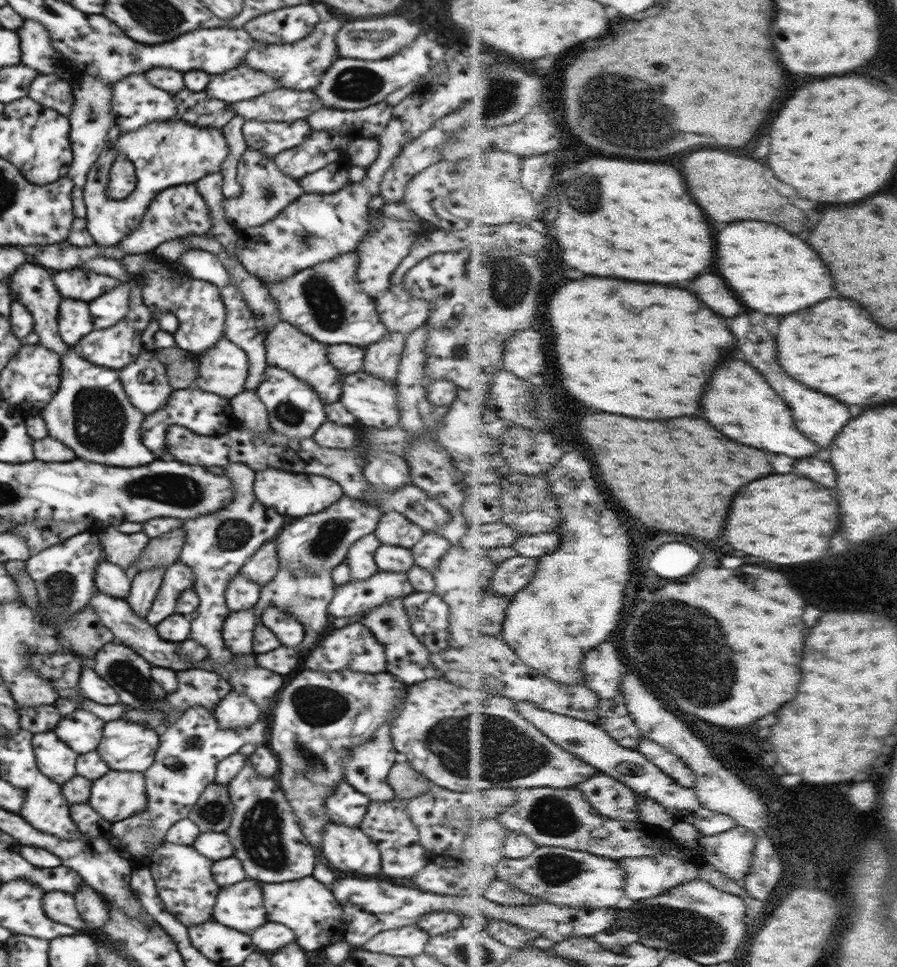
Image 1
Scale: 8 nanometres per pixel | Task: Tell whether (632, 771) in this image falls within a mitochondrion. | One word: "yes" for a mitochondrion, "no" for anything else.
no

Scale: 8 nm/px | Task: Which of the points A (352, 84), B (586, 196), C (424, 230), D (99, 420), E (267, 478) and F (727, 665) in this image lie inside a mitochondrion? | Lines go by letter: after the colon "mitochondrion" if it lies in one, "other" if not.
A: mitochondrion
B: mitochondrion
C: other
D: mitochondrion
E: other
F: mitochondrion

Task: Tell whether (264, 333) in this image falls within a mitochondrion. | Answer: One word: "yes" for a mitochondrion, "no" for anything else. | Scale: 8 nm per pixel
no

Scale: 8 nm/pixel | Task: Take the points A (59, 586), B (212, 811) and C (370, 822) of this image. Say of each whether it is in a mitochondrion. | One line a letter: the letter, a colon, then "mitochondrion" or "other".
A: mitochondrion
B: mitochondrion
C: other

